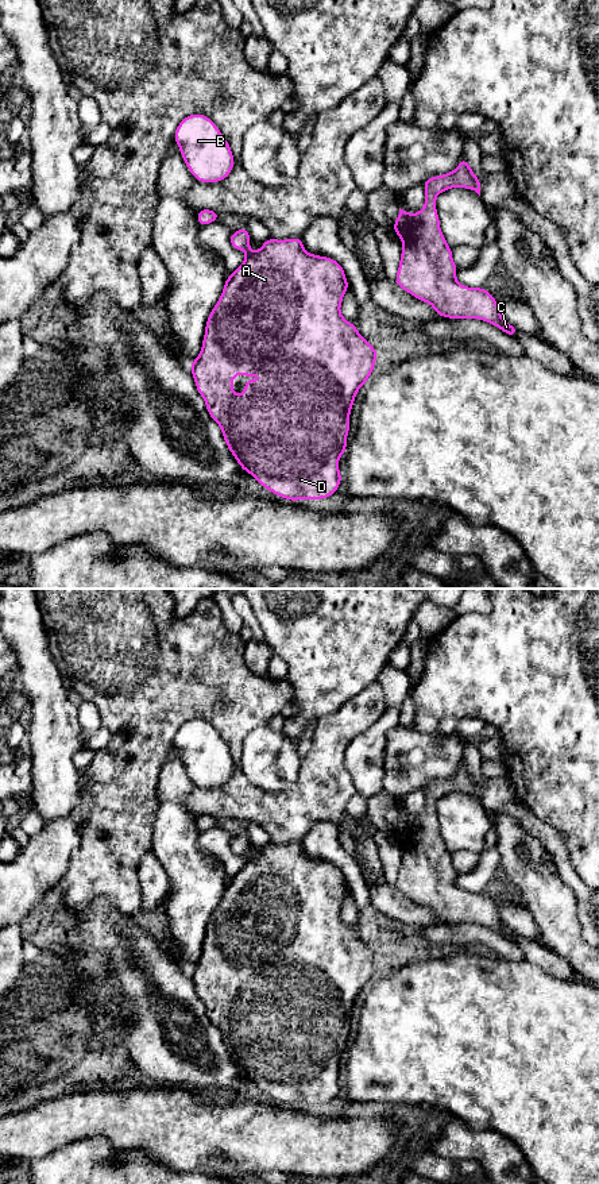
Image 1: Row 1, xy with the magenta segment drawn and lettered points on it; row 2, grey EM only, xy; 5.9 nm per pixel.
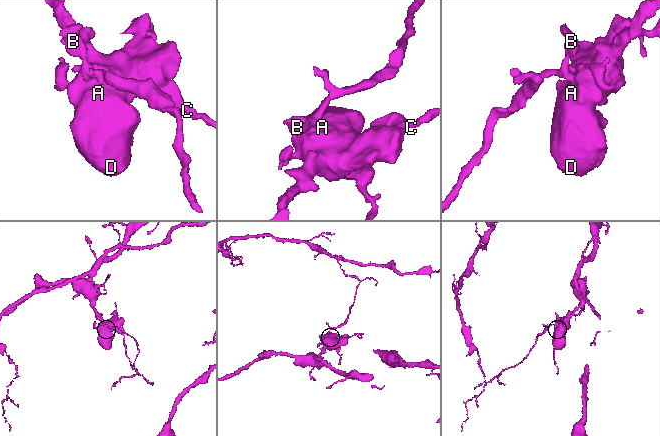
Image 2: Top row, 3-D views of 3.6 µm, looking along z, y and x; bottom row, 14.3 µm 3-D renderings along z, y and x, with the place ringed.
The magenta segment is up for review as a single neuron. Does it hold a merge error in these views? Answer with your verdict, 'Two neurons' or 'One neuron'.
One neuron

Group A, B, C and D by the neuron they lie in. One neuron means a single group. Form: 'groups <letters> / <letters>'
groups A B C D

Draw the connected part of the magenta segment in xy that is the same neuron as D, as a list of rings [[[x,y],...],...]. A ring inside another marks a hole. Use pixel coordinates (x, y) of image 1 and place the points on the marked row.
[[[246,227],[231,234],[231,246],[243,250],[246,258],[227,277],[206,320],[201,351],[189,367],[209,416],[220,425],[241,470],[285,500],[324,500],[336,493],[343,479],[339,460],[348,447],[349,413],[356,393],[374,371],[378,351],[340,312],[349,284],[339,262],[305,251],[301,238],[270,238],[258,251],[250,248],[250,242]],[[235,375],[270,375],[271,379],[246,381],[244,393],[235,394]]]

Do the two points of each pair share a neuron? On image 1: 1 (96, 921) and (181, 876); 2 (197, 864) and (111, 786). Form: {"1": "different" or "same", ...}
{"1": "different", "2": "different"}

